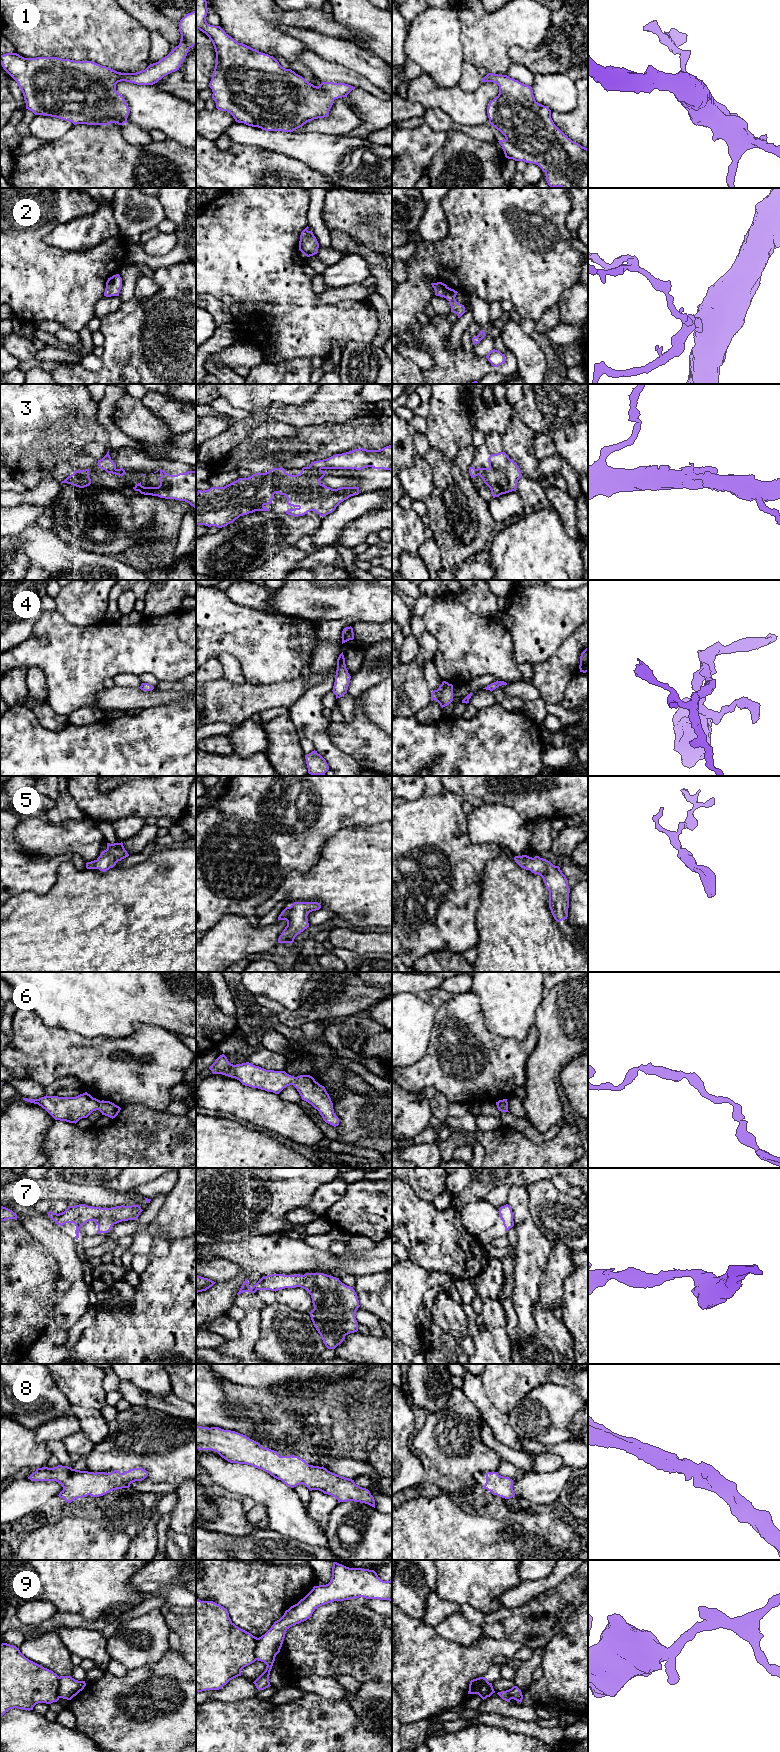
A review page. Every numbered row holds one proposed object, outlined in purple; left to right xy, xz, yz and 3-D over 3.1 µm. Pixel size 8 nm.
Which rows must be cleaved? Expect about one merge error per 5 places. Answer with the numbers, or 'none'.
9

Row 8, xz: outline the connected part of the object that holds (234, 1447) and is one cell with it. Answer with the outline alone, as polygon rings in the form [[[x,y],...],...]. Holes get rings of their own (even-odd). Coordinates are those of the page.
[[[196,1425],[196,1448],[215,1451],[230,1463],[261,1469],[291,1488],[303,1484],[310,1491],[319,1490],[335,1497],[339,1503],[354,1501],[375,1508],[370,1491],[356,1485],[354,1480],[332,1473],[323,1466],[309,1465],[298,1456],[280,1456],[277,1451],[264,1448],[238,1432]]]

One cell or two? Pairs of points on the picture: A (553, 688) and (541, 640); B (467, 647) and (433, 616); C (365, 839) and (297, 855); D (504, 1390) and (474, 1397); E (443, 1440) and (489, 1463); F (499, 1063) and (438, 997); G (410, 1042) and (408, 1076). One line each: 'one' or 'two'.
A: two
B: one
C: two
D: two
E: one
F: two
G: two

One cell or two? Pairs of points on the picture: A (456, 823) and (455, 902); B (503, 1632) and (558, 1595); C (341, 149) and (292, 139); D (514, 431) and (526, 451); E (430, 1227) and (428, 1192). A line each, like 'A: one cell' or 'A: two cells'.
A: one cell
B: one cell
C: one cell
D: one cell
E: two cells

